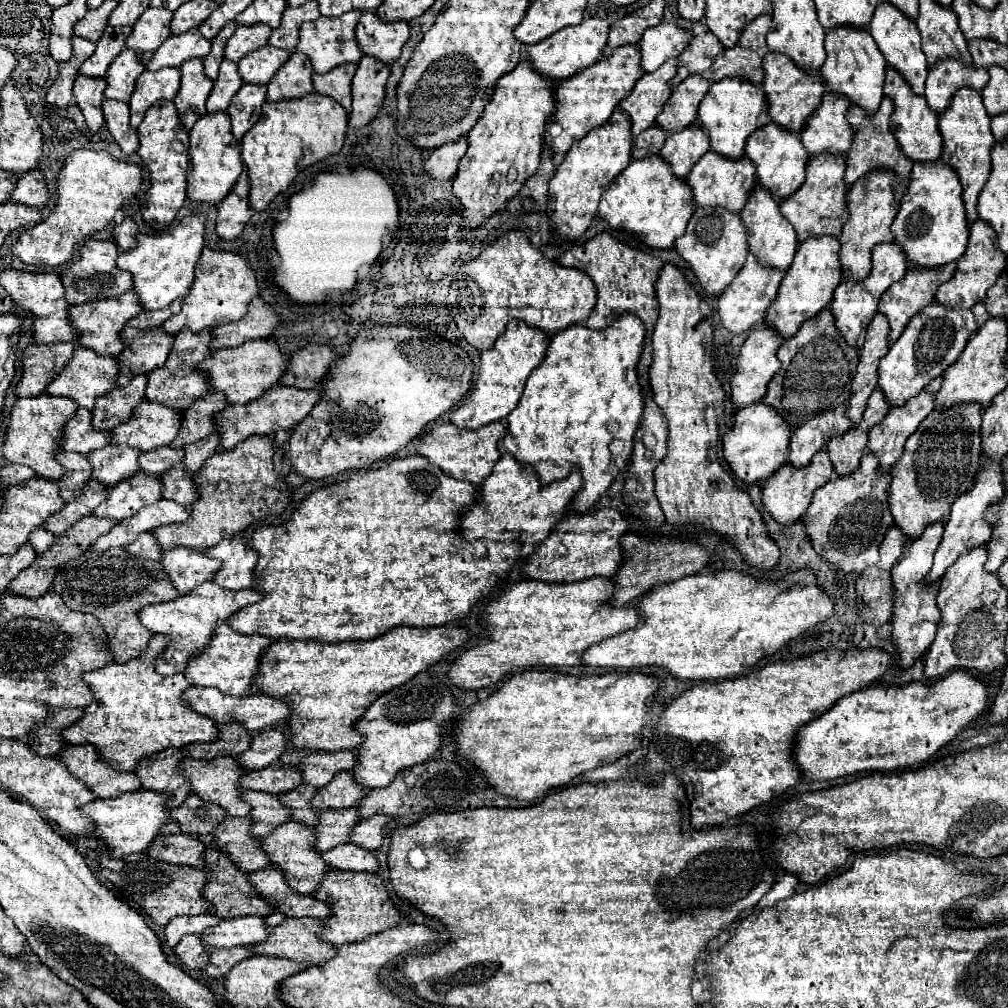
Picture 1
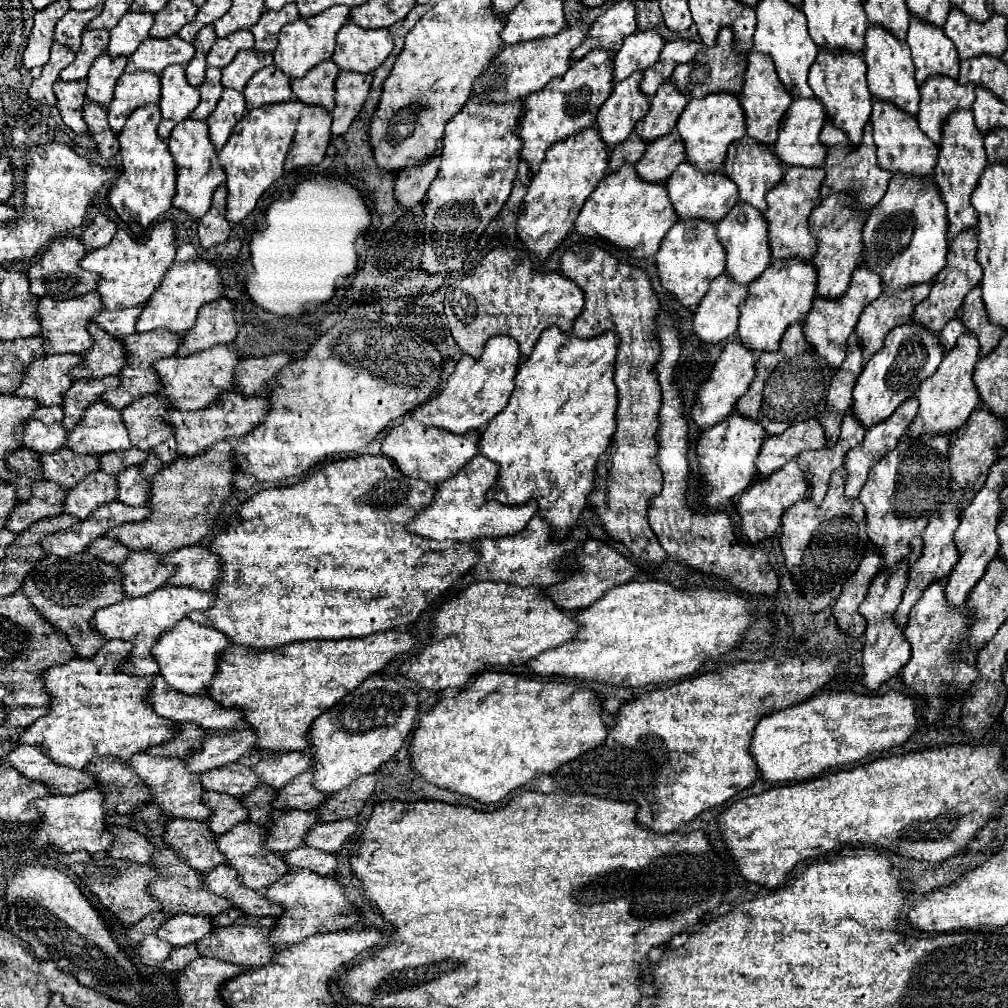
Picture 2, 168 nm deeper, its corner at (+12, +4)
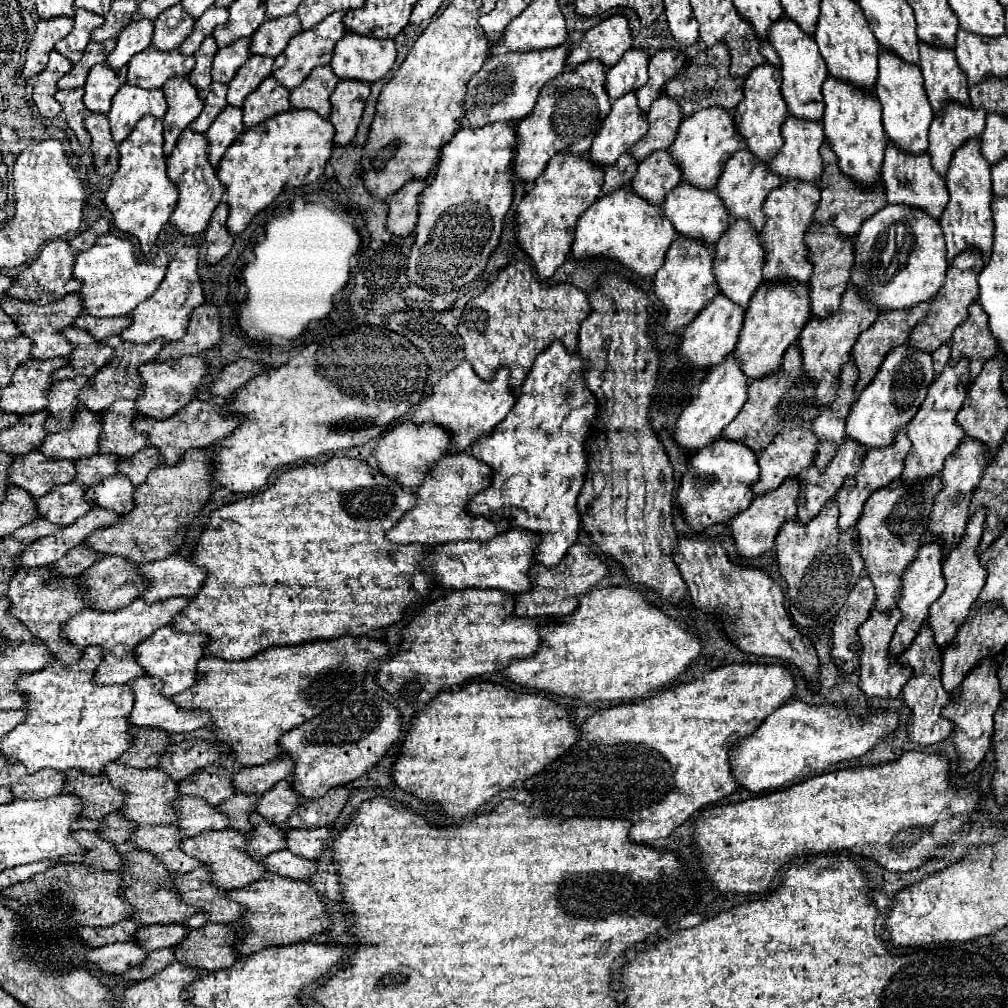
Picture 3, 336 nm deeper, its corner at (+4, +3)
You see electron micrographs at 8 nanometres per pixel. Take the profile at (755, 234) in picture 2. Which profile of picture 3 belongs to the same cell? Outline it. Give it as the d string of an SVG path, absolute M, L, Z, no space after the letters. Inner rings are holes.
M732 222L716 244L716 282L720 286L720 292L732 298L732 302L746 308L752 294L762 284L762 268L764 268L762 232L756 232L752 224Z

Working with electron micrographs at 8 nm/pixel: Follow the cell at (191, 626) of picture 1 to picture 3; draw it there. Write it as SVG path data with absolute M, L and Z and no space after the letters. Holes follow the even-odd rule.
M142 598L134 600L130 606L104 612L104 610L82 610L74 618L70 618L64 624L62 636L66 636L70 642L78 646L88 646L88 644L100 644L104 648L104 660L96 668L96 682L98 684L126 684L136 678L148 676L144 668L136 662L136 648L138 642L144 642L146 638L152 636L156 628L162 628L164 624L170 624L176 614L180 614L188 606L188 598L168 598L164 602L154 602L146 604Z

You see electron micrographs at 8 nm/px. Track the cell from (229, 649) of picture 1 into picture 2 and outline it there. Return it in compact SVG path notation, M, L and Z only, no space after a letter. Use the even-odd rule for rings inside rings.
M182 619L172 629L166 629L164 633L160 633L156 645L152 647L152 657L160 667L160 675L166 679L166 683L172 689L186 695L200 695L200 693L206 693L208 685L216 677L218 655L228 645L230 641L224 637L224 633L212 627L200 627L190 619Z

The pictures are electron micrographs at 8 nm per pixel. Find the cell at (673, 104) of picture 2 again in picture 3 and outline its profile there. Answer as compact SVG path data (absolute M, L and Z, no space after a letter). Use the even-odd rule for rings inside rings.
M662 94L658 100L652 102L652 106L648 110L650 126L648 126L646 136L640 142L636 142L636 146L630 148L630 154L636 160L644 160L654 150L666 150L674 142L682 118L684 118L684 114L676 106L676 100Z

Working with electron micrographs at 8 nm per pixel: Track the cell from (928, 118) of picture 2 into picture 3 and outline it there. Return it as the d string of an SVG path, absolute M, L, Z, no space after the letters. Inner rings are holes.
M946 102L940 112L936 112L930 132L928 132L928 154L932 156L932 166L942 176L948 170L950 158L956 148L960 148L968 138L980 136L984 130L986 110L976 110L960 102Z

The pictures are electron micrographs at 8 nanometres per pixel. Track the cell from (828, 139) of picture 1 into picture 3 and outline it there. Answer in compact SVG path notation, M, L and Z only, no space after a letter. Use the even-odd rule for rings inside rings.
M788 116L782 126L784 146L770 162L772 172L780 178L798 178L818 182L824 170L820 162L820 146L824 142L822 122L800 122Z

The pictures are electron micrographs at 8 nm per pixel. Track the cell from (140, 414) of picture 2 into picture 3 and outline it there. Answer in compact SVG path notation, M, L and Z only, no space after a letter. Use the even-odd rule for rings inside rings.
M118 400L106 412L102 412L102 434L100 452L132 456L148 446L148 436L134 428L134 420L140 418L136 412L136 400Z

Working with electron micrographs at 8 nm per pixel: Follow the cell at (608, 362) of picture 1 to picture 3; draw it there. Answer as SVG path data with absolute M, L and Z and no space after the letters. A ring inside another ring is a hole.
M554 340L544 352L538 354L532 370L522 382L516 406L510 410L510 414L488 436L470 446L470 454L486 462L494 470L494 476L492 484L470 500L468 510L476 516L492 520L508 518L516 528L540 532L542 542L536 550L536 560L544 566L556 566L556 562L560 562L568 548L576 542L580 530L576 498L582 490L584 474L588 472L588 450L584 450L584 446L588 442L588 434L592 434L592 426L596 426L596 418L600 418L600 404L584 386L586 370L588 360L584 360L580 352L568 352L564 344Z

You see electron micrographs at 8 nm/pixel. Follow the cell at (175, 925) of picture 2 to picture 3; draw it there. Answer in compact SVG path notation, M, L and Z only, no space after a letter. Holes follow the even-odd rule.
M152 924L142 926L136 934L136 940L146 950L160 950L168 946L178 946L188 932L190 928L186 924Z

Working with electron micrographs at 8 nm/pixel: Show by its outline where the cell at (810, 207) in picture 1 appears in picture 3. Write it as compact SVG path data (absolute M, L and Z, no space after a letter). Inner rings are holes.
M786 180L780 188L772 190L764 202L766 224L762 230L762 240L766 248L764 280L786 280L786 282L808 282L812 276L812 262L808 262L808 246L804 242L806 228L812 222L812 214L820 202L820 186L816 182Z

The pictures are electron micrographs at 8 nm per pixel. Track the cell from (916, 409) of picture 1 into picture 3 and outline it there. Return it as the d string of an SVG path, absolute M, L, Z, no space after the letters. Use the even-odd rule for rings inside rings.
M900 426L900 430L896 432L896 438L894 442L888 446L888 448L872 448L866 452L862 464L860 464L860 470L856 476L852 478L846 478L836 500L838 500L838 506L840 506L840 518L838 518L838 526L840 528L850 528L858 522L860 514L862 514L862 506L864 502L868 500L868 496L878 490L878 488L884 488L888 486L890 482L898 480L902 470L904 470L904 458L910 450L910 442L908 442L908 436L906 436L906 426Z

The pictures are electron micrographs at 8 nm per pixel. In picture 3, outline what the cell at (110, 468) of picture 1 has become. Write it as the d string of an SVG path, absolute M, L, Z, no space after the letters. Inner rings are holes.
M30 452L24 456L14 456L12 470L8 480L16 486L22 486L34 498L42 498L48 490L62 486L64 482L72 482L76 462L46 458L40 452Z

